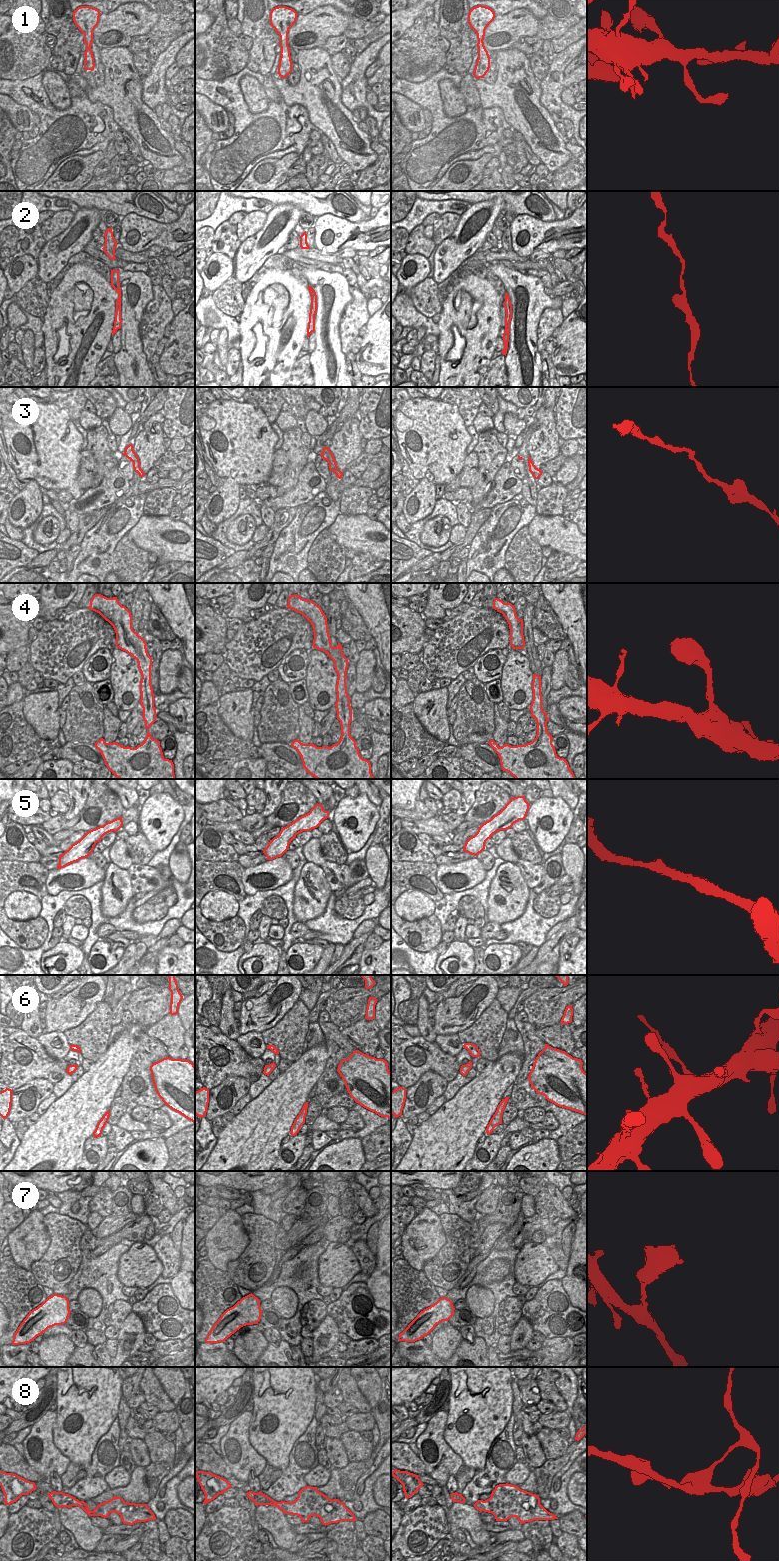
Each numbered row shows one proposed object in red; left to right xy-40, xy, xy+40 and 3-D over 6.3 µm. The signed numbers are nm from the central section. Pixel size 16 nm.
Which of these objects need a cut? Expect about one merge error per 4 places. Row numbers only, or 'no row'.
6, 7, 8

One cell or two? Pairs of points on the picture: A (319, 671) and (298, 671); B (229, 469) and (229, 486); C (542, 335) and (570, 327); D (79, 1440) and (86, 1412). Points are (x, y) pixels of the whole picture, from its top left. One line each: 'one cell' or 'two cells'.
A: two cells
B: two cells
C: two cells
D: one cell

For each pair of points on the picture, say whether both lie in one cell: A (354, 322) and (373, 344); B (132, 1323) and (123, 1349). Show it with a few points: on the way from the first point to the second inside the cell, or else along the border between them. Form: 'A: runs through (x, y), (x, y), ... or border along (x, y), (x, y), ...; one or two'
A: border along (370, 317), (365, 324); two
B: runs through (132, 1329), (128, 1343); one

